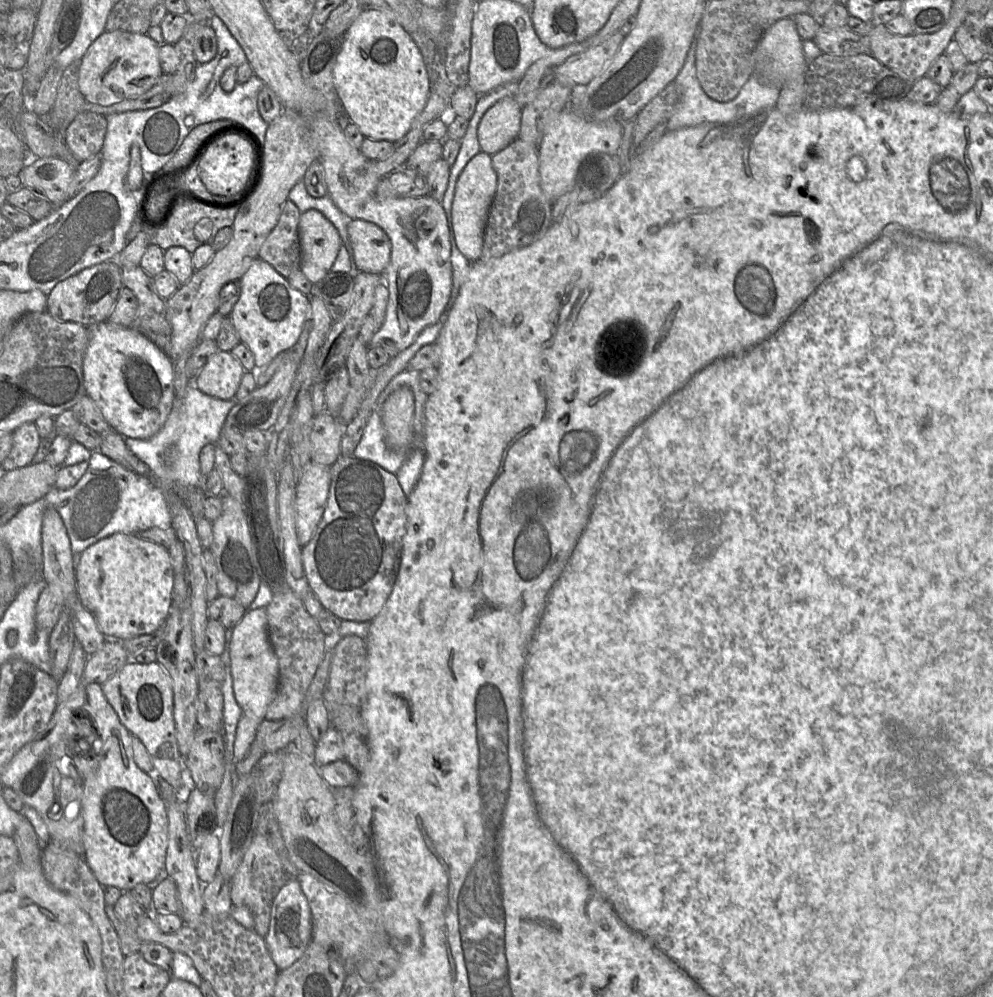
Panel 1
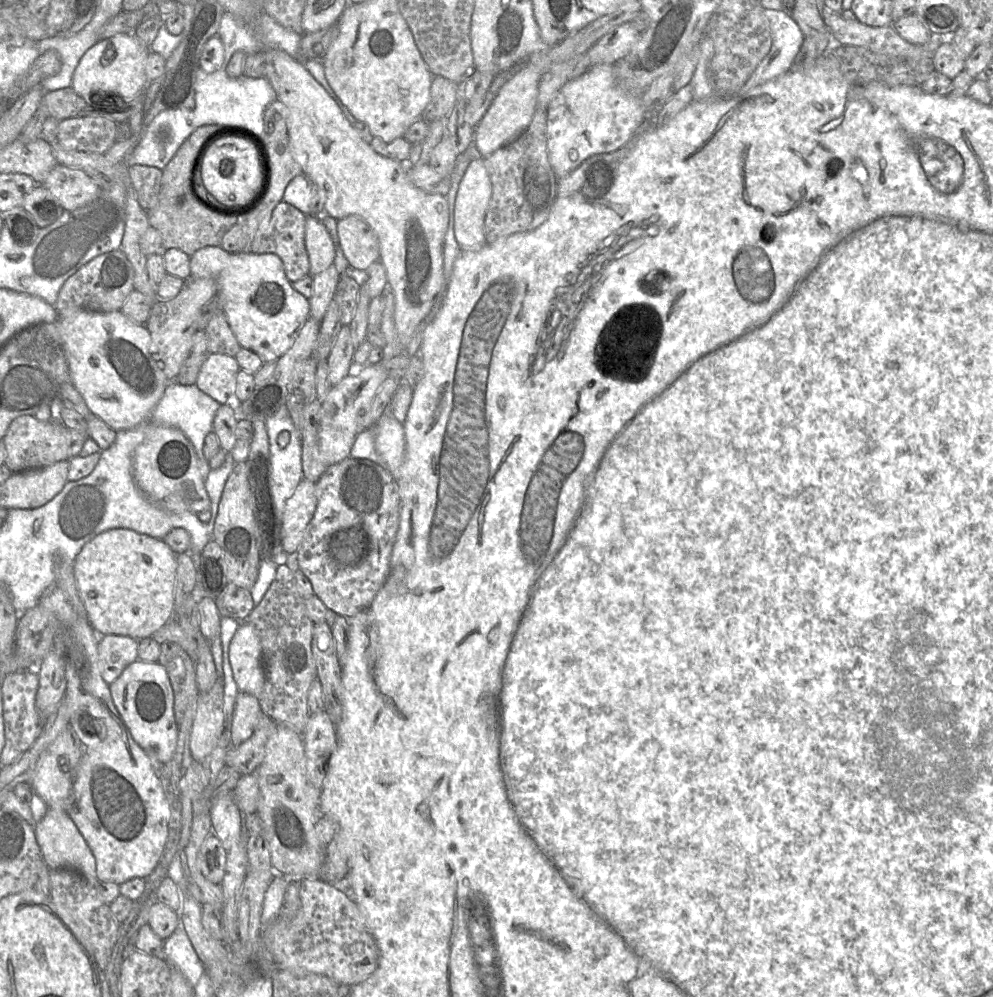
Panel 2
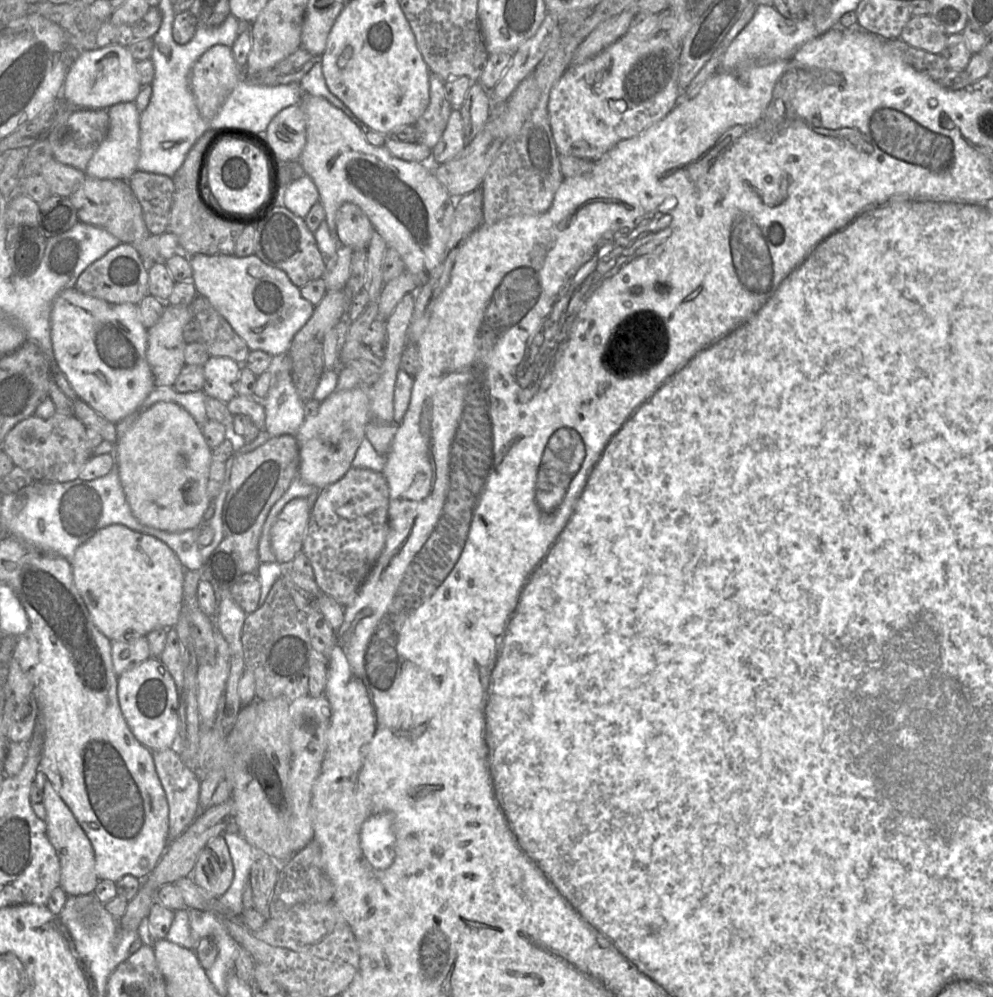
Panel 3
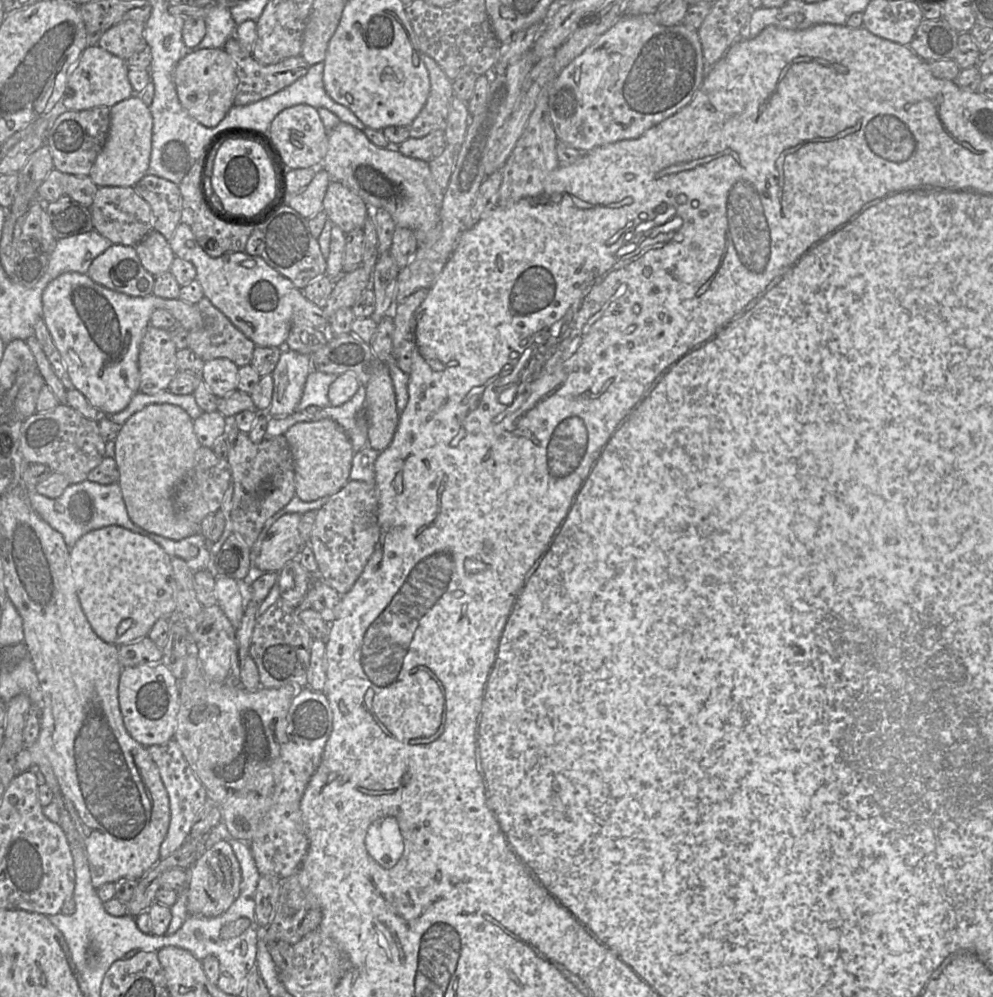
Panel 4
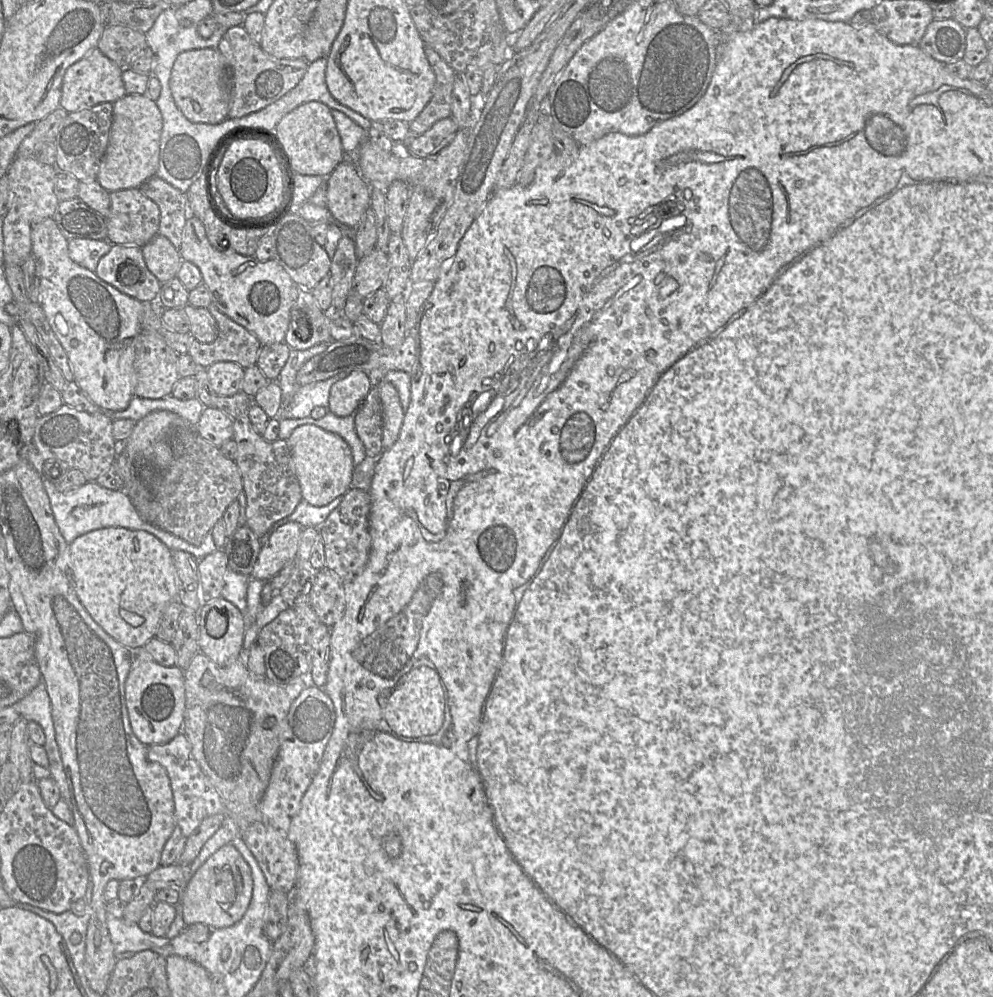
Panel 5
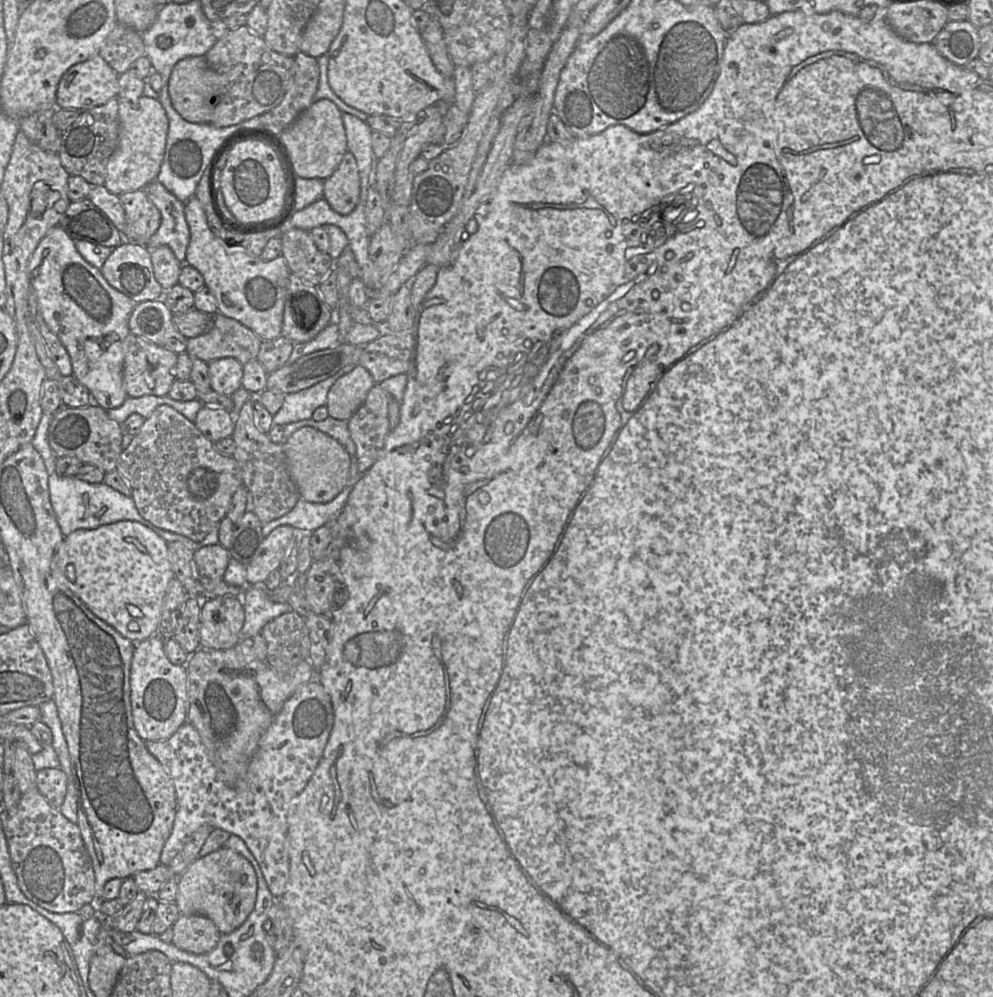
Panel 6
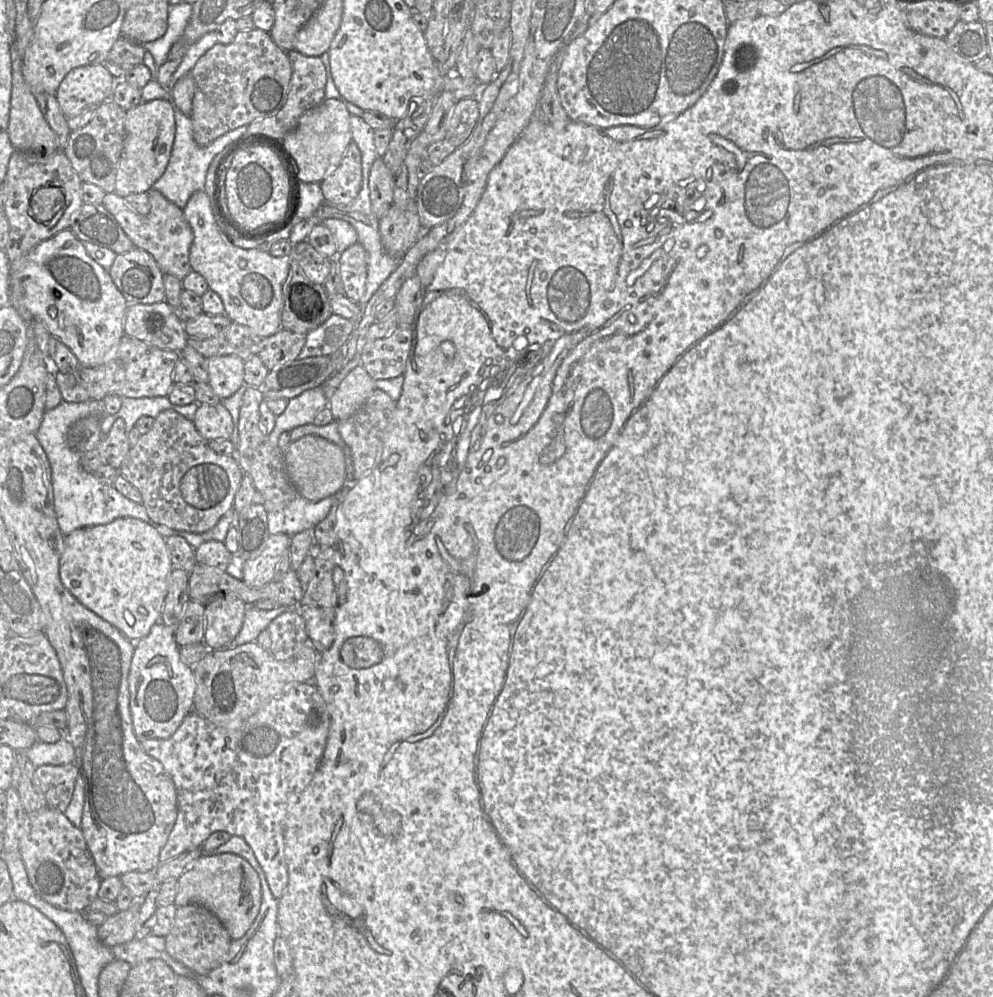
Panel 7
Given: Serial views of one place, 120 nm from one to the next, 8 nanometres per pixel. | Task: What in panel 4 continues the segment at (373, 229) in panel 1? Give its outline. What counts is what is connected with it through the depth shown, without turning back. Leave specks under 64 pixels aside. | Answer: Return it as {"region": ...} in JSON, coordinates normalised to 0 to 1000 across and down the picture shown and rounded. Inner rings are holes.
{"region":[[[332,183],[325,201],[325,212],[347,235],[366,230],[372,210],[369,203],[350,188],[342,183]]]}

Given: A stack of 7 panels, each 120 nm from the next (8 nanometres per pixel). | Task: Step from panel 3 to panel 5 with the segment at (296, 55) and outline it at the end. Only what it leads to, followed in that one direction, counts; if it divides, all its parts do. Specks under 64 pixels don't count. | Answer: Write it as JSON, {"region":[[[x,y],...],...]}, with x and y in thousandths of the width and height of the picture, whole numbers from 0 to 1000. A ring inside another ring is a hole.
{"region":[[[244,25],[231,27],[219,49],[226,56],[233,76],[232,118],[259,112],[282,99],[303,81],[311,65],[305,58],[280,59],[270,55]]]}

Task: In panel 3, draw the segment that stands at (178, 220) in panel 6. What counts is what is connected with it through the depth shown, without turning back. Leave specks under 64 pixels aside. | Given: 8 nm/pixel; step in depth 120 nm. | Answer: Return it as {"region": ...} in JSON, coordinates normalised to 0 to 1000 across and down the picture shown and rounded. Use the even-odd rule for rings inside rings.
{"region":[[[138,171],[129,185],[143,208],[150,234],[160,237],[168,233],[175,194],[173,179]]]}

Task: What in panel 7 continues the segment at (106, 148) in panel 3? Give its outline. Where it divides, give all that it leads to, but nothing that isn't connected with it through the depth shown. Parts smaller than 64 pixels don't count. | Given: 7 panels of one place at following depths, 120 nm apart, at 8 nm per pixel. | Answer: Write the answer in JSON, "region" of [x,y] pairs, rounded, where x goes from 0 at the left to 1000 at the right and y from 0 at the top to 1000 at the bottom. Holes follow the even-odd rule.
{"region":[[[171,100],[142,101],[127,111],[126,140],[119,163],[115,194],[126,199],[131,195],[150,193],[167,171],[176,133],[175,107]]]}

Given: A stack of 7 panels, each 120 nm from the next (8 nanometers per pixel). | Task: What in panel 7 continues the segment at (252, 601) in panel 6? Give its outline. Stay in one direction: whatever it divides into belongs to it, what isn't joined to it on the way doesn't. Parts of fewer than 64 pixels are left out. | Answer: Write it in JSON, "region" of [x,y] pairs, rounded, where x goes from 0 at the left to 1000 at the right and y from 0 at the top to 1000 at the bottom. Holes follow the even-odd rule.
{"region":[[[249,608],[244,629],[231,649],[240,649],[247,645],[257,643],[260,637],[266,631],[269,631],[275,621],[288,613],[300,609],[301,608],[281,608],[269,613],[258,611],[255,608]]]}

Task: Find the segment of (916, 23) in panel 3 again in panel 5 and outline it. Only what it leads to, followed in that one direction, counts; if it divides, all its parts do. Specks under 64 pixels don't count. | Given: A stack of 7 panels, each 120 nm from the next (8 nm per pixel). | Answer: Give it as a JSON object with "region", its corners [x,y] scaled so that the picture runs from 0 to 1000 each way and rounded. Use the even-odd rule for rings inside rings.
{"region":[[[960,18],[940,20],[934,27],[925,47],[950,64],[970,60],[973,29]]]}

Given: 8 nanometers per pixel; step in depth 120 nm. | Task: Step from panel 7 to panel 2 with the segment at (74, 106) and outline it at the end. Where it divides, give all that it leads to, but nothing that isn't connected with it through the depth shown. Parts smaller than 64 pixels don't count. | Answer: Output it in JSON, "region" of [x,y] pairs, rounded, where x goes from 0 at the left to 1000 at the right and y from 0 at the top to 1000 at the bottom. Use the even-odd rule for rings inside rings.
{"region":[[[122,33],[101,40],[81,59],[70,87],[87,101],[96,101],[99,108],[102,108],[103,102],[113,104],[110,97],[132,103],[139,99],[149,85],[146,65],[150,52],[151,48],[142,43],[135,33]]]}

